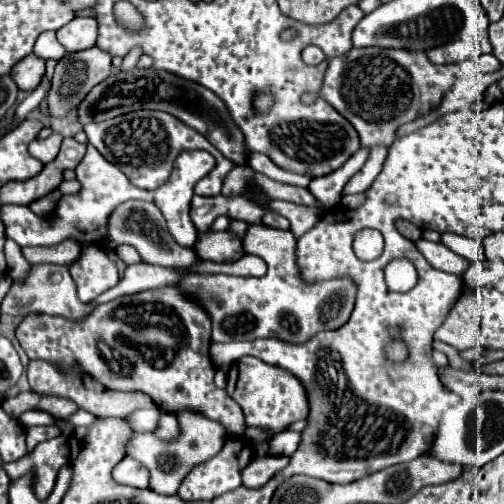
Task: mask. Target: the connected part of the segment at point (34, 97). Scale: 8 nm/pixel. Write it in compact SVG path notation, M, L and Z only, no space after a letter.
M43 79L43 81L41 81L41 85L39 85L39 87L37 87L37 89L35 89L27 99L25 99L19 107L17 107L15 117L23 121L23 119L25 119L25 115L27 115L31 109L35 109L35 107L43 101L43 97L45 97L45 93L47 93L47 87L49 87L49 81L47 81L47 79Z

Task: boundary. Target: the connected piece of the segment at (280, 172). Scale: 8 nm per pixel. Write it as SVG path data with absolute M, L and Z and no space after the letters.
M253 153L249 157L249 165L257 173L263 173L269 179L279 181L279 183L289 183L289 185L299 185L299 187L309 187L309 183L311 183L311 177L297 175L297 173L291 173L291 171L285 171L285 169L279 169L279 167L273 165L273 161L267 155L261 155L261 153Z

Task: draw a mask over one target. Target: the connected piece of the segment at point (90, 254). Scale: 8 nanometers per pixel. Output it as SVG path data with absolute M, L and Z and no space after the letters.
M95 243L81 247L79 257L70 264L69 273L83 303L95 301L101 293L115 287L119 281L117 265Z

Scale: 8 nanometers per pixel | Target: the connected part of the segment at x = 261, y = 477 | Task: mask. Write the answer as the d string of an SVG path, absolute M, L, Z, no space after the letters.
M255 457L247 469L243 469L243 485L245 487L261 487L265 485L277 471L281 471L289 463L289 457Z

